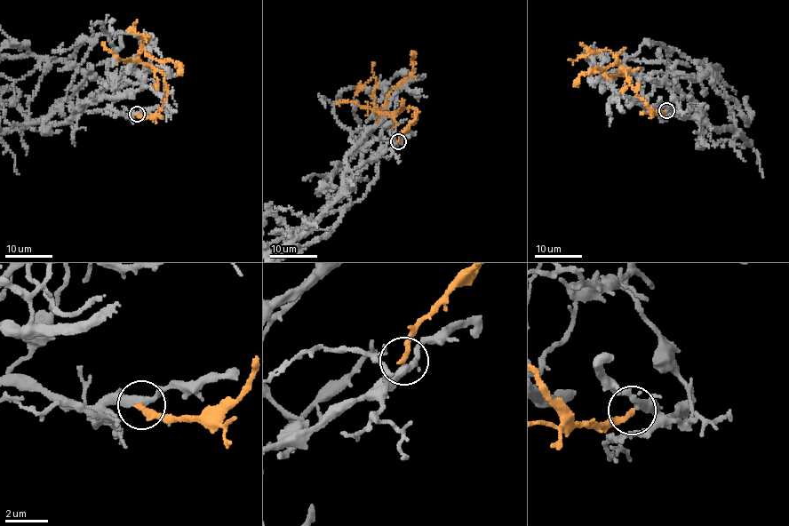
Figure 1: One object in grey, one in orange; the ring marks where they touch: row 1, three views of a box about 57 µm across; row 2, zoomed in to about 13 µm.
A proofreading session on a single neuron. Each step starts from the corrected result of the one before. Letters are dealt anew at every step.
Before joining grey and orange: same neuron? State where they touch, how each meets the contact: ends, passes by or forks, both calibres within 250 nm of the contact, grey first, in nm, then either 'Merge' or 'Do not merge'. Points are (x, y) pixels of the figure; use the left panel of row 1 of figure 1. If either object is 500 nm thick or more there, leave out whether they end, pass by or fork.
Place: (137, 114). At the ring grey passes by. At the ring orange ends. Thickness 320 nm (grey) against 260 nm. Do not merge

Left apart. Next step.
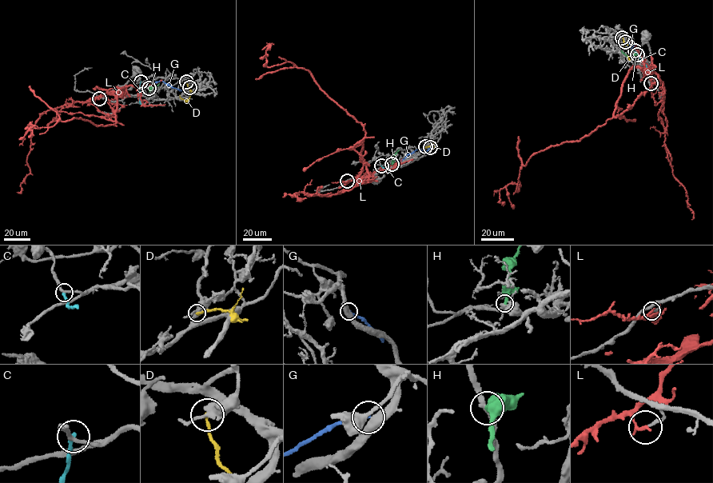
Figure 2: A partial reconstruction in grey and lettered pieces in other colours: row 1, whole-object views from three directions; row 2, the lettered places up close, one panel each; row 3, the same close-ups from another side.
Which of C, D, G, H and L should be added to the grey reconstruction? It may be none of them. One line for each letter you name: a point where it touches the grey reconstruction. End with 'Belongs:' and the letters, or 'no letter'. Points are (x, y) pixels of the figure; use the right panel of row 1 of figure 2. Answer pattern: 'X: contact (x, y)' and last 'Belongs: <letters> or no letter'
H: contact (637, 54)
Belongs: H

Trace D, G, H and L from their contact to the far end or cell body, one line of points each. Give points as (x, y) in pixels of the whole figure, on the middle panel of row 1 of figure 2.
D: (425, 146), (434, 147), (423, 149)
G: (430, 147), (424, 153), (421, 149), (416, 149), (395, 162)
H: (392, 164), (392, 157), (398, 149)
L: (347, 181), (366, 173), (360, 155), (364, 126), (308, 70), (288, 61), (268, 66), (267, 53), (260, 57)

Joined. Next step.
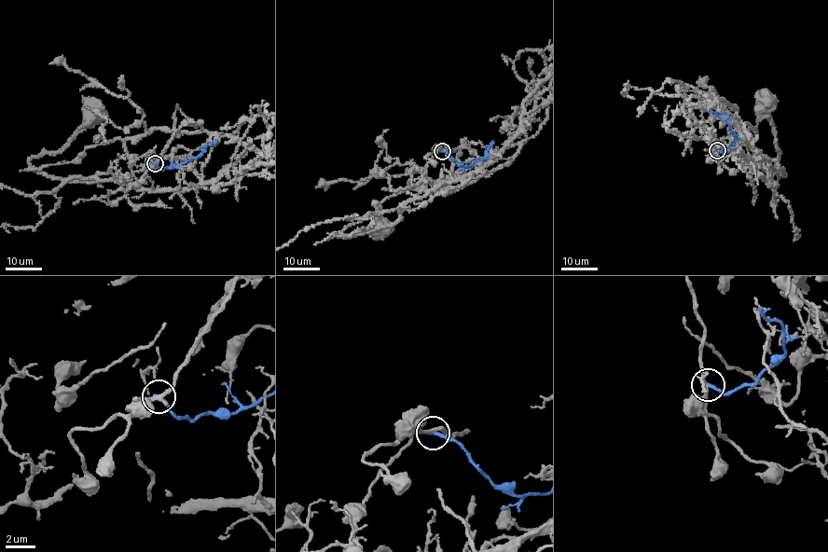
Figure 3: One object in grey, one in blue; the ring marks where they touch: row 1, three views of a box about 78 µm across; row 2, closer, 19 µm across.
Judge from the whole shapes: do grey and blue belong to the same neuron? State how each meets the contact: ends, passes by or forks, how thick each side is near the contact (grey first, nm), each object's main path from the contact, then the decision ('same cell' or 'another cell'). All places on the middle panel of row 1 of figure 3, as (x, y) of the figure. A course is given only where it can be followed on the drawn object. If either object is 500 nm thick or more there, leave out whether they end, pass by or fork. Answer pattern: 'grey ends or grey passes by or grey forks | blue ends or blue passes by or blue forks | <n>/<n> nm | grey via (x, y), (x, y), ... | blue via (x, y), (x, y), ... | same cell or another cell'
grey passes by | blue ends | 280/240 nm | grey via (442, 151), (466, 144), (448, 152), (450, 181), (440, 192), (407, 200), (394, 223), (334, 236), (378, 226) | blue via (442, 151), (458, 164), (467, 166), (485, 158), (486, 150), (492, 141) | another cell

